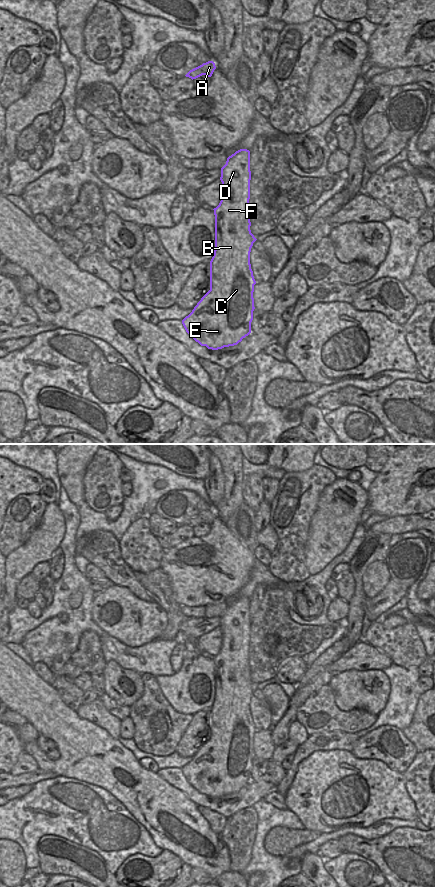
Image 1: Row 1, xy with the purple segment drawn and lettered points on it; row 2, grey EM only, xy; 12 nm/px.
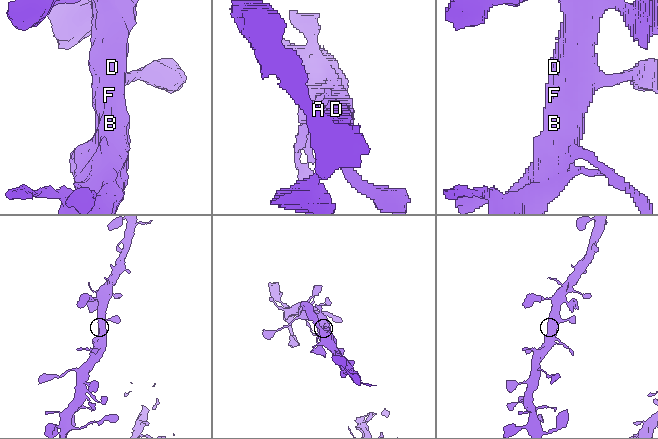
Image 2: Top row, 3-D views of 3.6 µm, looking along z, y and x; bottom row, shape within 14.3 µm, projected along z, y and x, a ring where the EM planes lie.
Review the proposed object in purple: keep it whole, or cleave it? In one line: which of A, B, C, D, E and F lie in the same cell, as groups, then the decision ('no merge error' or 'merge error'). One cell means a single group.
A B C D E F; no merge error

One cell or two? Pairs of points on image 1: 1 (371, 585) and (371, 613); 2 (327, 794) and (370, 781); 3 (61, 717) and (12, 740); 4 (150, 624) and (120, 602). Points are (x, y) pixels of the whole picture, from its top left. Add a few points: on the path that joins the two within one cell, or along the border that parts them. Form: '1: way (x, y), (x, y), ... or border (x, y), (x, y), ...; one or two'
1: border (389, 582), (373, 597), (366, 597); two
2: way (338, 788), (358, 768), (360, 770); one
3: border (27, 722), (40, 734); two
4: way (142, 616), (139, 611), (128, 610); one

